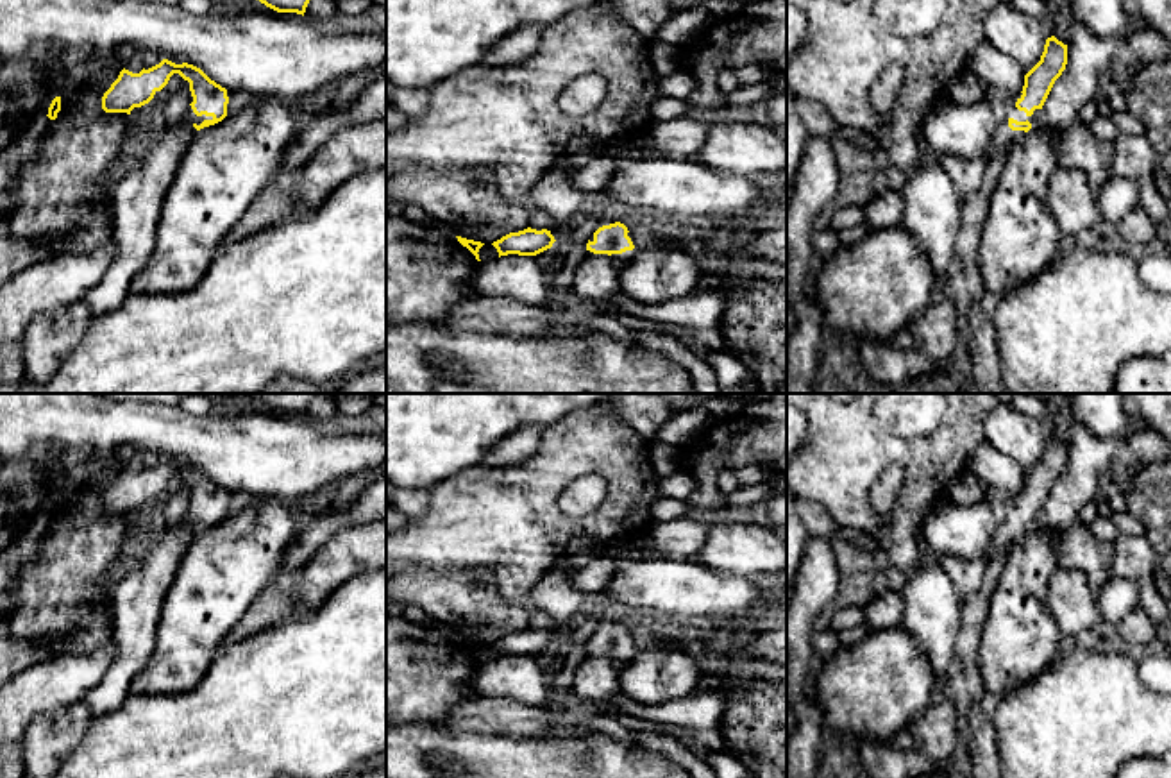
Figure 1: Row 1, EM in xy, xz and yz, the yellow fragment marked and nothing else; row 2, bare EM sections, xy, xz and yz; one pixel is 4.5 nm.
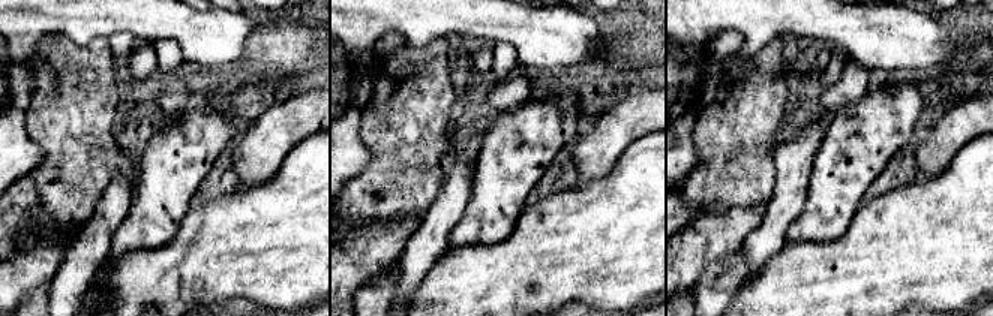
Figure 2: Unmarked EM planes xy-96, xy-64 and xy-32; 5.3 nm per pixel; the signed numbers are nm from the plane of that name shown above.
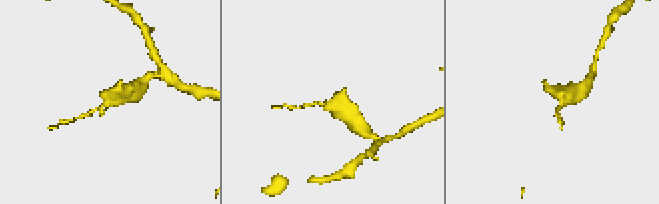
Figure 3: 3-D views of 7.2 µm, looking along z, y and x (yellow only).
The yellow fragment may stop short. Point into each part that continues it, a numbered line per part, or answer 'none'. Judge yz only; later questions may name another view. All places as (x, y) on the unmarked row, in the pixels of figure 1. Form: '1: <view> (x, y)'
1: yz (966, 575)

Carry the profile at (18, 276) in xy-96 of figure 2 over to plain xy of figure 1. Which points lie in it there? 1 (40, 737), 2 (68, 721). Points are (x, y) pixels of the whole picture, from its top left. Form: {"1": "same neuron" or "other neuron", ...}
{"1": "other neuron", "2": "other neuron"}

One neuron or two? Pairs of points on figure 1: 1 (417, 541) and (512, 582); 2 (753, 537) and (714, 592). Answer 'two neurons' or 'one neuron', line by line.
1: one neuron
2: two neurons

